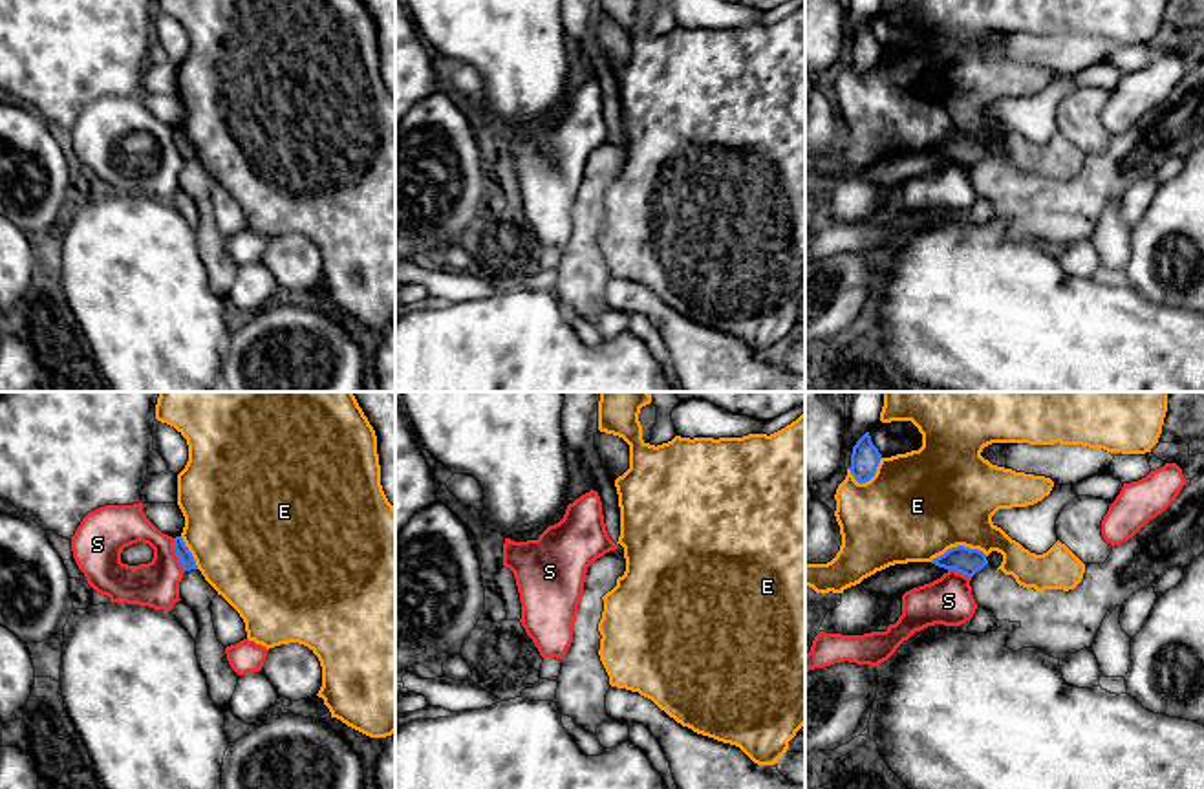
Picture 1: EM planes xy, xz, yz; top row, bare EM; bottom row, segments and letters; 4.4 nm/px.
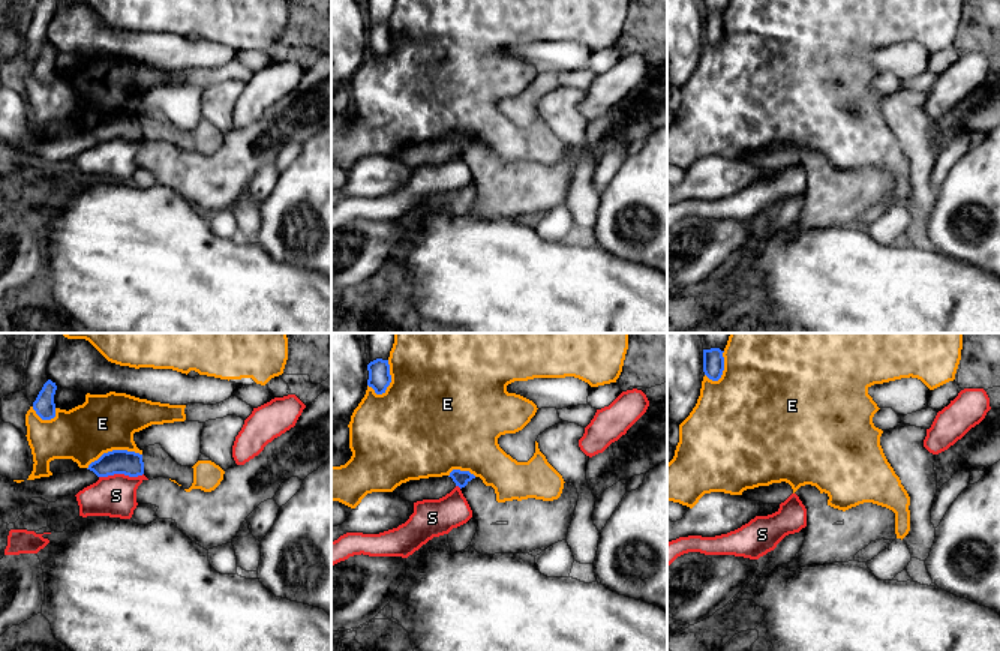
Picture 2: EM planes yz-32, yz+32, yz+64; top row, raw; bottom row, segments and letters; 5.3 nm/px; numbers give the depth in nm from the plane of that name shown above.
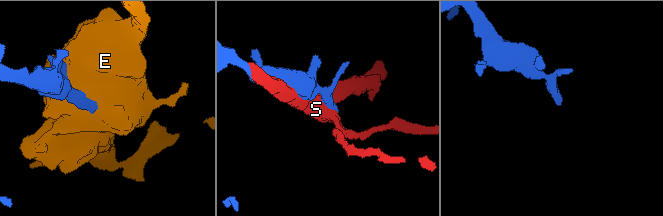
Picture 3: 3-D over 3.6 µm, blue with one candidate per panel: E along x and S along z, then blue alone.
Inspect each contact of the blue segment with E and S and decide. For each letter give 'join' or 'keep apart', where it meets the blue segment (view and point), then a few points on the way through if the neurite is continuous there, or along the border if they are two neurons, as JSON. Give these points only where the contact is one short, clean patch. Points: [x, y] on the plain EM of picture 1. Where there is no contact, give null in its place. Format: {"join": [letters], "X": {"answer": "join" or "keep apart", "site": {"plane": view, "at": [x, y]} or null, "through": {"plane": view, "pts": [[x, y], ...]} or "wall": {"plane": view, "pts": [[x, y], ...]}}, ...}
{"join": [], "E": {"answer": "keep apart", "site": {"plane": "yz", "at": [957, 136]}}, "S": {"answer": "keep apart", "site": {"plane": "xy", "at": [176, 145]}}}

